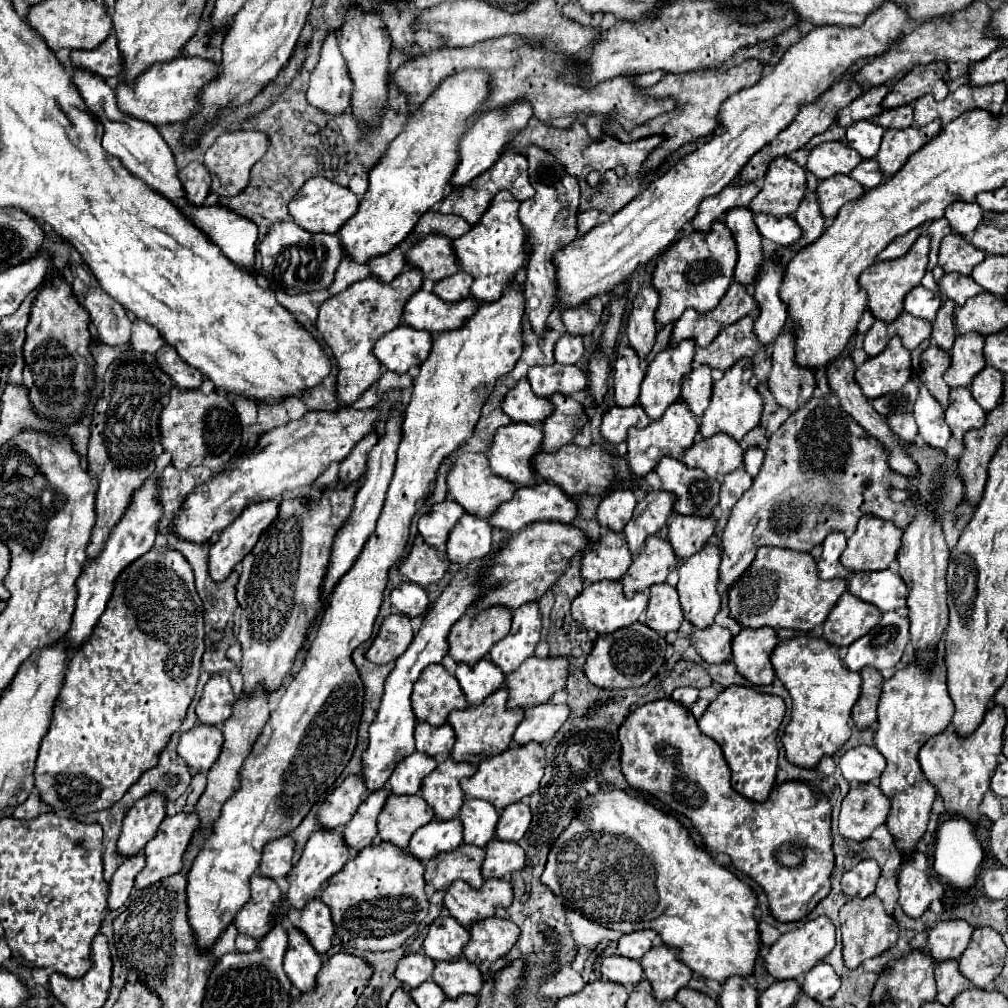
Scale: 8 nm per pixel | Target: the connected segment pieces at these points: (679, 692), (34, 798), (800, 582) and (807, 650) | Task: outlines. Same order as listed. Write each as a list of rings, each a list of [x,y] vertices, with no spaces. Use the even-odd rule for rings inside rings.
[[[677,688],[677,690],[671,694],[671,698],[673,698],[675,702],[683,704],[683,706],[691,706],[691,704],[699,698],[699,690],[695,690],[695,688]]]
[[[37,792],[29,796],[27,804],[21,804],[21,806],[15,808],[15,812],[13,812],[13,816],[19,818],[19,820],[33,820],[33,818],[37,818],[39,814],[41,814],[41,798],[39,798]]]
[[[763,546],[749,570],[727,590],[727,608],[729,616],[743,628],[771,626],[809,632],[825,622],[845,588],[845,580],[821,580],[817,574],[817,562],[811,554]]]
[[[811,636],[779,642],[779,648],[771,654],[771,664],[793,700],[791,722],[781,738],[785,756],[795,766],[817,768],[823,756],[833,756],[851,738],[849,720],[861,692],[861,676],[843,666],[837,646]]]

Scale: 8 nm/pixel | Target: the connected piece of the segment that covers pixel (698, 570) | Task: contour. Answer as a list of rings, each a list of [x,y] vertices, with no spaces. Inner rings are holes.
[[[705,544],[703,550],[691,558],[687,558],[683,562],[683,566],[679,566],[679,584],[677,584],[677,592],[679,592],[679,604],[683,610],[683,616],[687,622],[691,622],[691,626],[695,628],[709,628],[721,608],[721,596],[717,592],[717,582],[719,582],[719,564],[721,564],[721,556],[719,556],[719,548],[715,544]]]

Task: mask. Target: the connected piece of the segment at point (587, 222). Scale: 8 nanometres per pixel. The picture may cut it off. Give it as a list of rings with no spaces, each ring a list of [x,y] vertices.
[[[588,210],[577,215],[578,234],[585,234],[597,224],[600,213],[597,210]]]

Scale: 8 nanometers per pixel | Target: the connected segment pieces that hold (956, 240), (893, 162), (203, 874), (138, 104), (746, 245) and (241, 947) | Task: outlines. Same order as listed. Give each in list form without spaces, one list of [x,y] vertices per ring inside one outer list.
[[[949,234],[943,238],[939,248],[939,266],[945,272],[969,274],[977,264],[985,260],[983,250],[975,248],[967,238],[959,234]]]
[[[935,120],[923,128],[911,126],[905,130],[885,130],[881,148],[875,156],[883,178],[887,180],[893,174],[897,174],[903,168],[903,164],[909,160],[909,156],[915,154],[919,148],[923,148],[931,138],[935,138],[935,134],[939,134],[939,130],[941,130],[939,120]]]
[[[509,282],[503,296],[495,302],[483,302],[463,328],[439,334],[433,340],[431,356],[421,364],[421,372],[413,380],[413,396],[405,408],[405,418],[401,404],[389,412],[385,434],[369,452],[365,480],[355,496],[349,520],[337,530],[331,562],[321,584],[323,608],[329,594],[333,594],[311,644],[309,636],[313,628],[307,628],[307,642],[301,656],[309,650],[303,666],[287,682],[279,706],[271,712],[271,718],[239,770],[239,790],[223,804],[221,816],[213,824],[213,834],[205,840],[203,850],[189,870],[187,920],[199,950],[211,950],[219,934],[233,924],[237,912],[247,904],[249,876],[261,862],[263,844],[291,834],[347,766],[355,750],[365,692],[351,654],[371,636],[387,586],[389,566],[403,556],[417,502],[423,502],[427,494],[431,494],[441,462],[471,438],[479,412],[493,392],[497,378],[509,374],[521,358],[523,310],[523,284],[515,286]]]
[[[179,56],[171,62],[161,62],[161,64],[151,66],[151,70],[141,74],[133,84],[119,82],[117,104],[119,104],[121,112],[125,112],[133,118],[151,122],[155,126],[183,122],[199,110],[199,94],[205,84],[215,80],[217,74],[219,74],[219,68],[213,60]]]
[[[733,208],[723,220],[735,238],[739,252],[733,280],[745,288],[751,288],[755,284],[763,266],[761,236],[759,232],[755,232],[755,224],[751,224],[751,214],[753,212],[749,208]]]
[[[237,934],[237,938],[235,938],[237,952],[251,952],[251,950],[255,950],[255,946],[257,946],[257,940],[253,940],[251,936],[245,936],[245,934]]]

